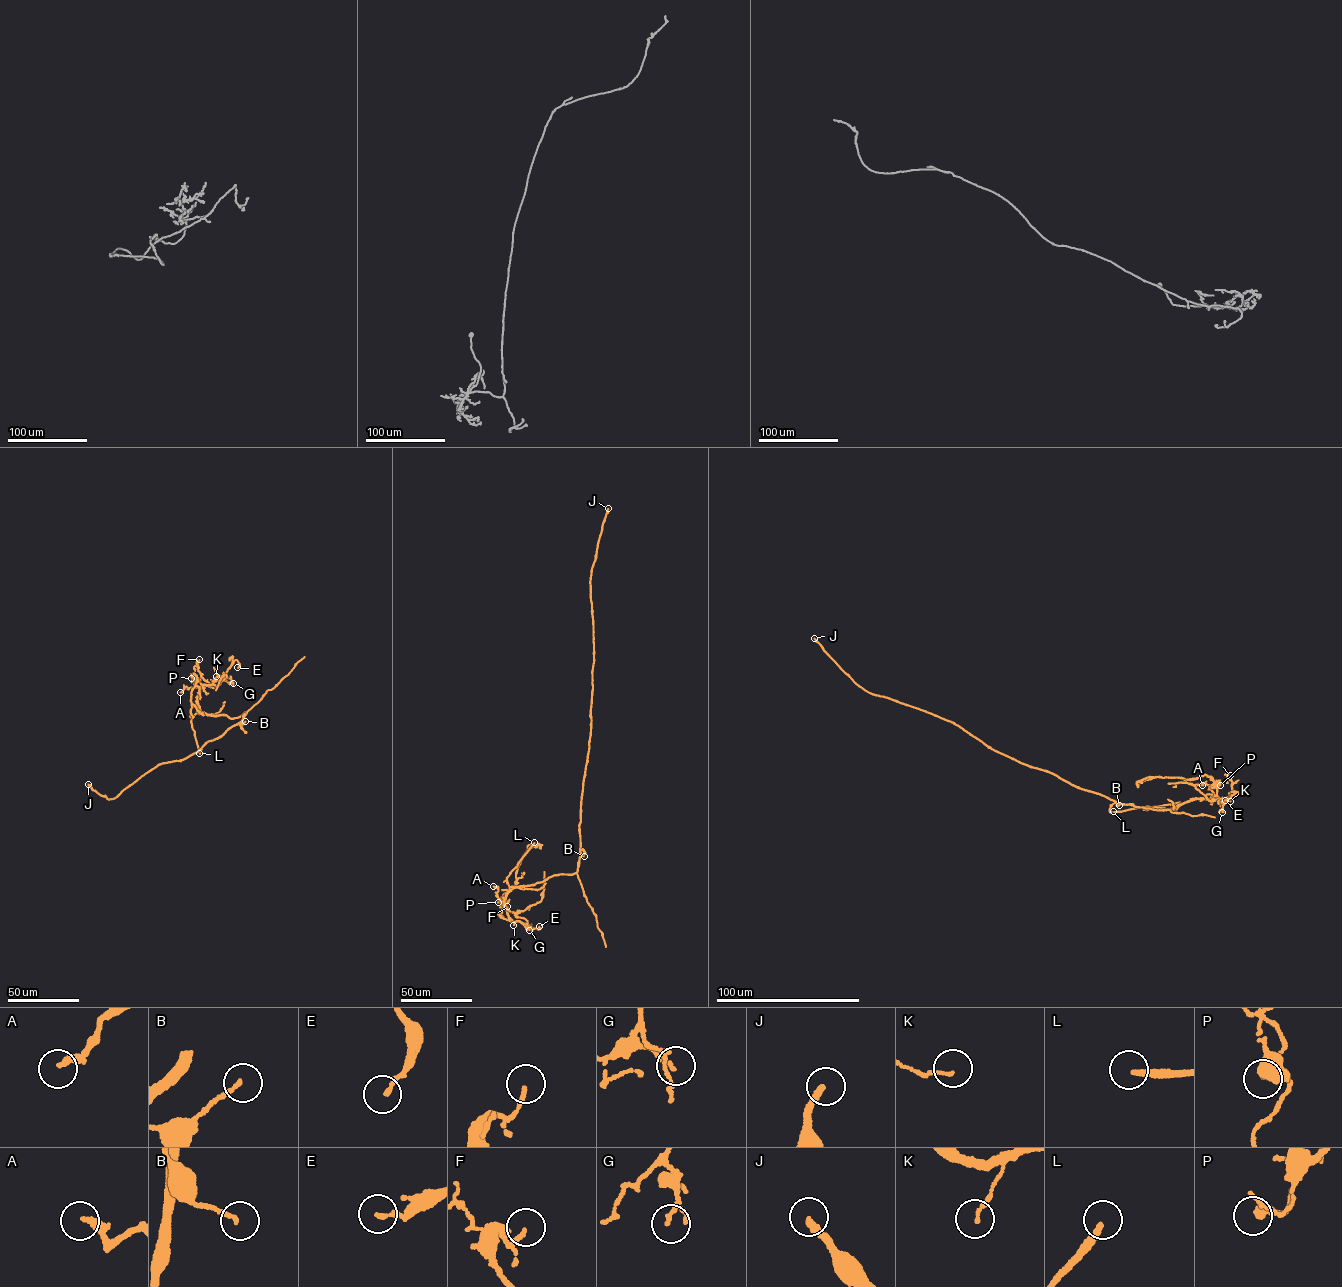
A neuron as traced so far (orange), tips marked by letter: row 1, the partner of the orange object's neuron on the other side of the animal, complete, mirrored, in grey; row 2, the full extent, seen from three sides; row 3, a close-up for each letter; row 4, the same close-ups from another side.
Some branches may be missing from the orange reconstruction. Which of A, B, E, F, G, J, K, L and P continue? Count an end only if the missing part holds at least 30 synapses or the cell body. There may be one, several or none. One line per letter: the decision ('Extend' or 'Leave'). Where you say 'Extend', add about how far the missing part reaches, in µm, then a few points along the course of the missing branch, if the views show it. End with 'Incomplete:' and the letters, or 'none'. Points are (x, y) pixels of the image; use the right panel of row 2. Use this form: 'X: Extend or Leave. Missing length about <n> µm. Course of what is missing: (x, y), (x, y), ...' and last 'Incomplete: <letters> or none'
A: Leave
B: Leave
E: Leave
F: Leave
G: Leave
J: Extend. Missing length about 400 µm
K: Leave
L: Extend. Missing length about 60 µm. Course of what is missing: (1113, 811), (1098, 813), (1090, 818), (1123, 843)
P: Leave
Incomplete: J, L

